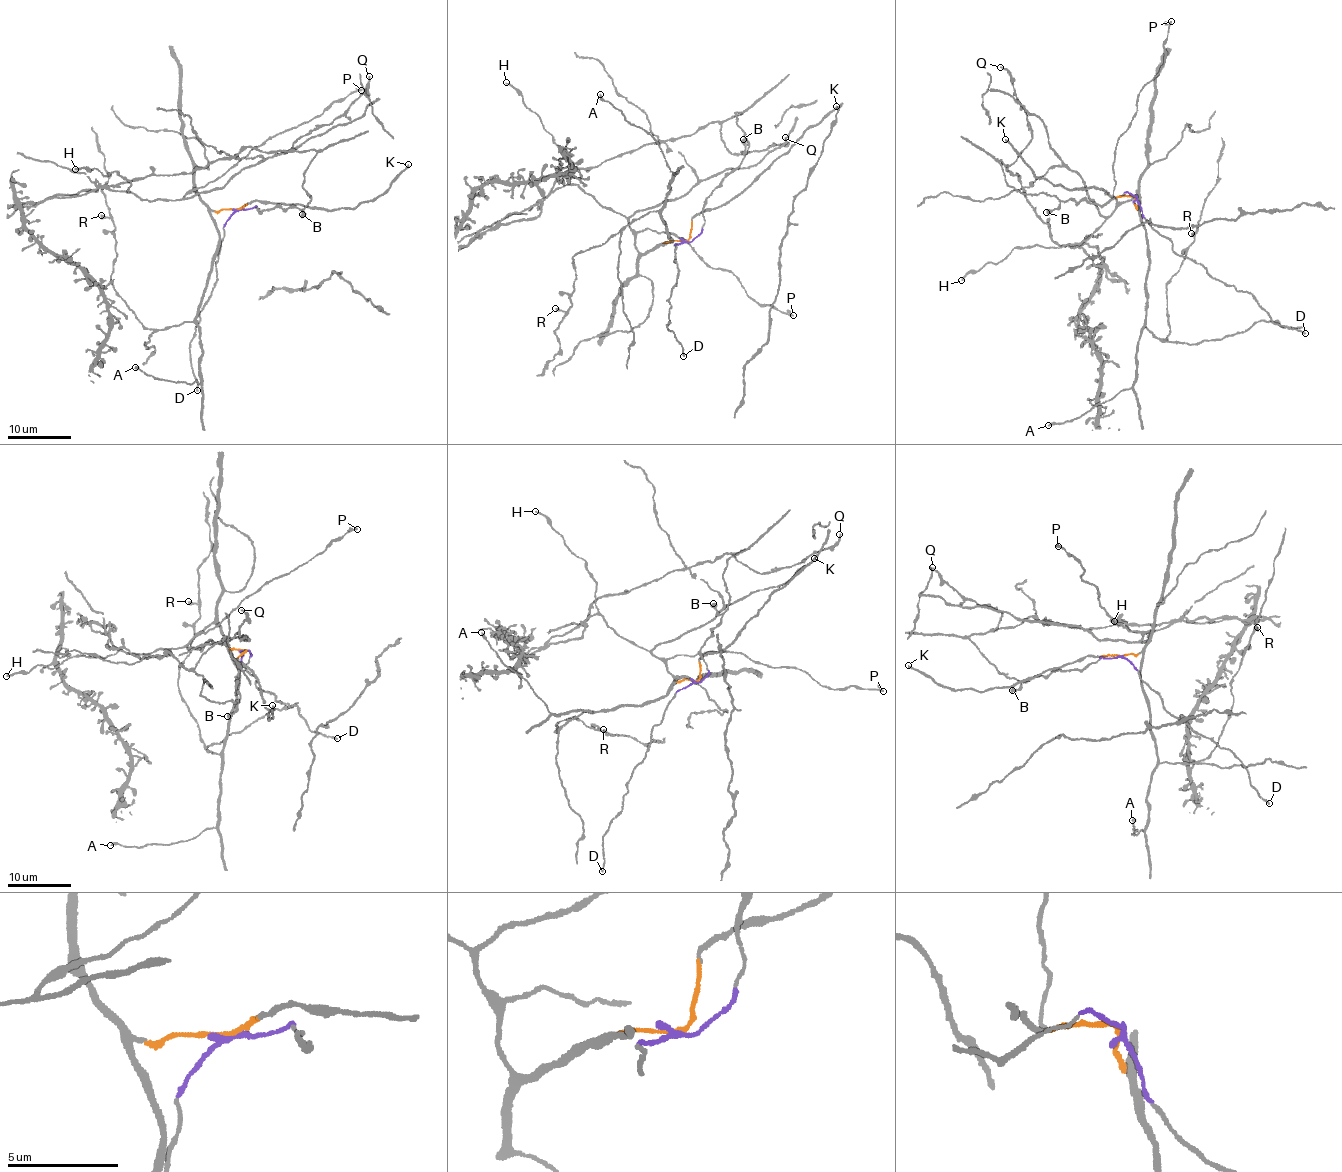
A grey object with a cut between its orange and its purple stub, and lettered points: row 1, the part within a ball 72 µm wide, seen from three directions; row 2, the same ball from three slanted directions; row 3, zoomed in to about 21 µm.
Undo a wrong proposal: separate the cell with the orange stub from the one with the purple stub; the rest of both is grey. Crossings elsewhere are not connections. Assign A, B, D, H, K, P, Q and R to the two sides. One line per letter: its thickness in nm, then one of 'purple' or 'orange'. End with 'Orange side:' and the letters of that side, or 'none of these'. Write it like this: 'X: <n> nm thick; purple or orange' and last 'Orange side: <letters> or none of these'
A: 280 nm thick; orange
B: 480 nm thick; purple
D: 180 nm thick; purple
H: 200 nm thick; orange
K: 240 nm thick; orange
P: 280 nm thick; orange
Q: 170 nm thick; purple
R: 320 nm thick; orange
Orange side: A, H, K, P, R

